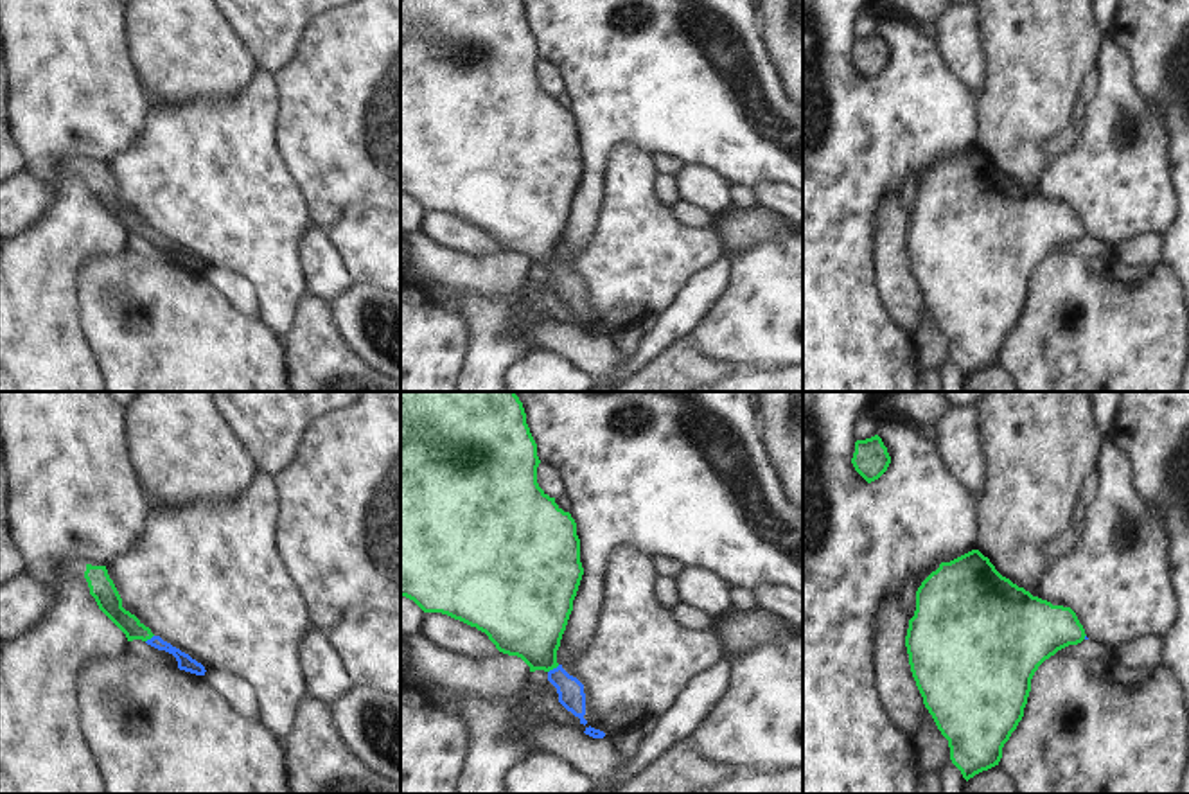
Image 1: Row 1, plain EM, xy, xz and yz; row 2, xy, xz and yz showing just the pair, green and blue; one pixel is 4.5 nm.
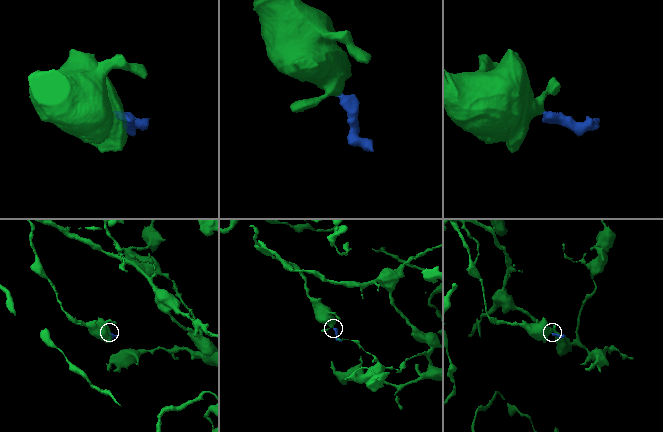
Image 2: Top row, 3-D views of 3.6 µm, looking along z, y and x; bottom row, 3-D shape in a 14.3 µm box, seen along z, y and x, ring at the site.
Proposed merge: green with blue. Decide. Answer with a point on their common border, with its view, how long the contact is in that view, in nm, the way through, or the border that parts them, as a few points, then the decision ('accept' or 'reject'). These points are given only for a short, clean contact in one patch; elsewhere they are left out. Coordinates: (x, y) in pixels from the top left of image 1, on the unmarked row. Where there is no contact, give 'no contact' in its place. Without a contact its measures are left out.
contact xz (554, 264); length 70 nm; way xz (527, 216), (539, 250), (554, 264), (570, 288); accept

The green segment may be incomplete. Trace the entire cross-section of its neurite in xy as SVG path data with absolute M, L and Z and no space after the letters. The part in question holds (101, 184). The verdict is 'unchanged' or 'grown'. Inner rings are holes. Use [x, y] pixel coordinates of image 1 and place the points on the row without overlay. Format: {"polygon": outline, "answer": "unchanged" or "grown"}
{"polygon": "M86 162L84 176L99 207L126 232L128 239L142 237L158 248L172 251L180 268L205 273L207 268L201 260L163 239L160 234L154 234L149 225L145 225L135 212L122 205L122 196L110 176L106 163Z", "answer": "grown"}

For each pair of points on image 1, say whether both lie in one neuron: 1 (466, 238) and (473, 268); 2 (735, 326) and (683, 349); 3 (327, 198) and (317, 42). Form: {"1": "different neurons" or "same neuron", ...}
{"1": "different neurons", "2": "different neurons", "3": "same neuron"}

